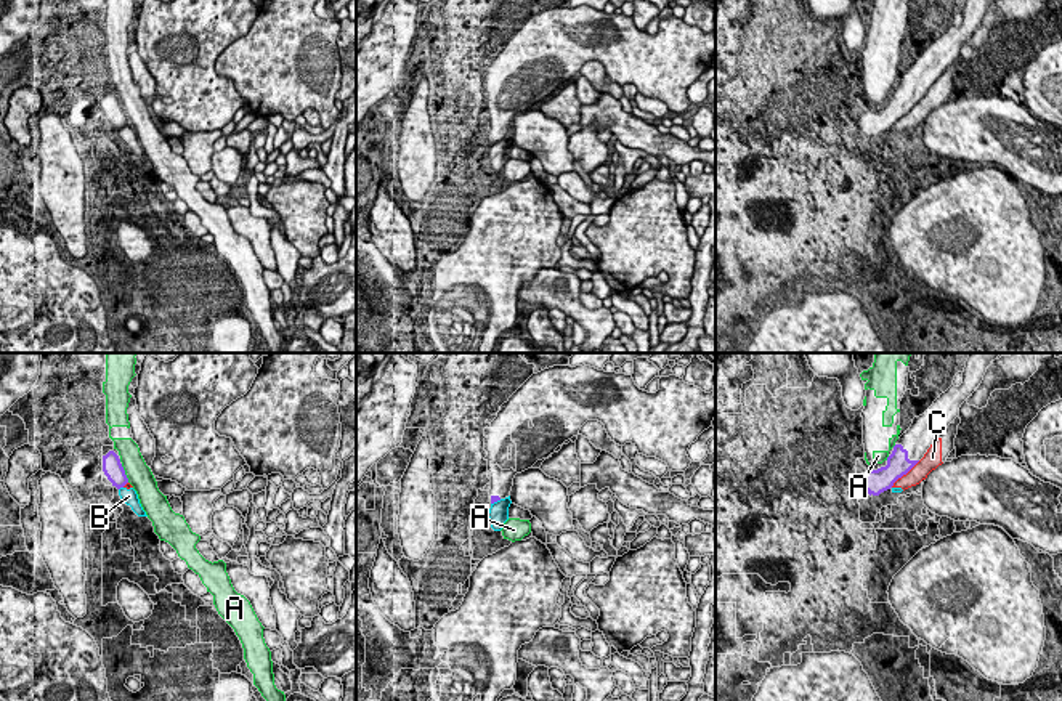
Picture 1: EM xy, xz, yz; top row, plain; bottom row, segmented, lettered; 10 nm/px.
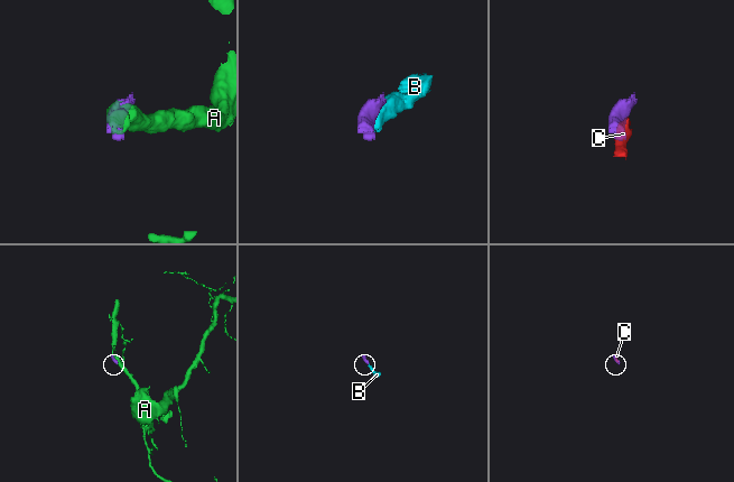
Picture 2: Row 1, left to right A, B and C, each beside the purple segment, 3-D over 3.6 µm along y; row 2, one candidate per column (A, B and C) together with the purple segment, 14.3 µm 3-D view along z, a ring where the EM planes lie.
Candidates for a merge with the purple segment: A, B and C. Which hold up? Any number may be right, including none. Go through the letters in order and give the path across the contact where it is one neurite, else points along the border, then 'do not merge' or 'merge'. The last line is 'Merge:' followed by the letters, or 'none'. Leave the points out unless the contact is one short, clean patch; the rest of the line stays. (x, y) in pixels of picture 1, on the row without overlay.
A: do not merge
B: border xy (122, 127), (119, 130); do not merge
C: border yz (920, 101), (891, 127); do not merge
Merge: none

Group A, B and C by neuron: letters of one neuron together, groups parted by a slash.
A / B C

